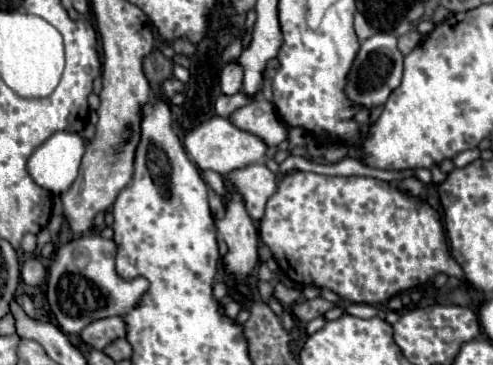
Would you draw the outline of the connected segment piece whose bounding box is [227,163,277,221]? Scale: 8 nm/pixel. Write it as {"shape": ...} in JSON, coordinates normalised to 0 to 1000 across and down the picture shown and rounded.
{"shape":[[[529,447],[501,452],[489,463],[473,463],[460,474],[460,496],[469,501],[473,523],[489,534],[501,584],[525,605],[538,578],[542,545],[562,518],[562,485]]]}

